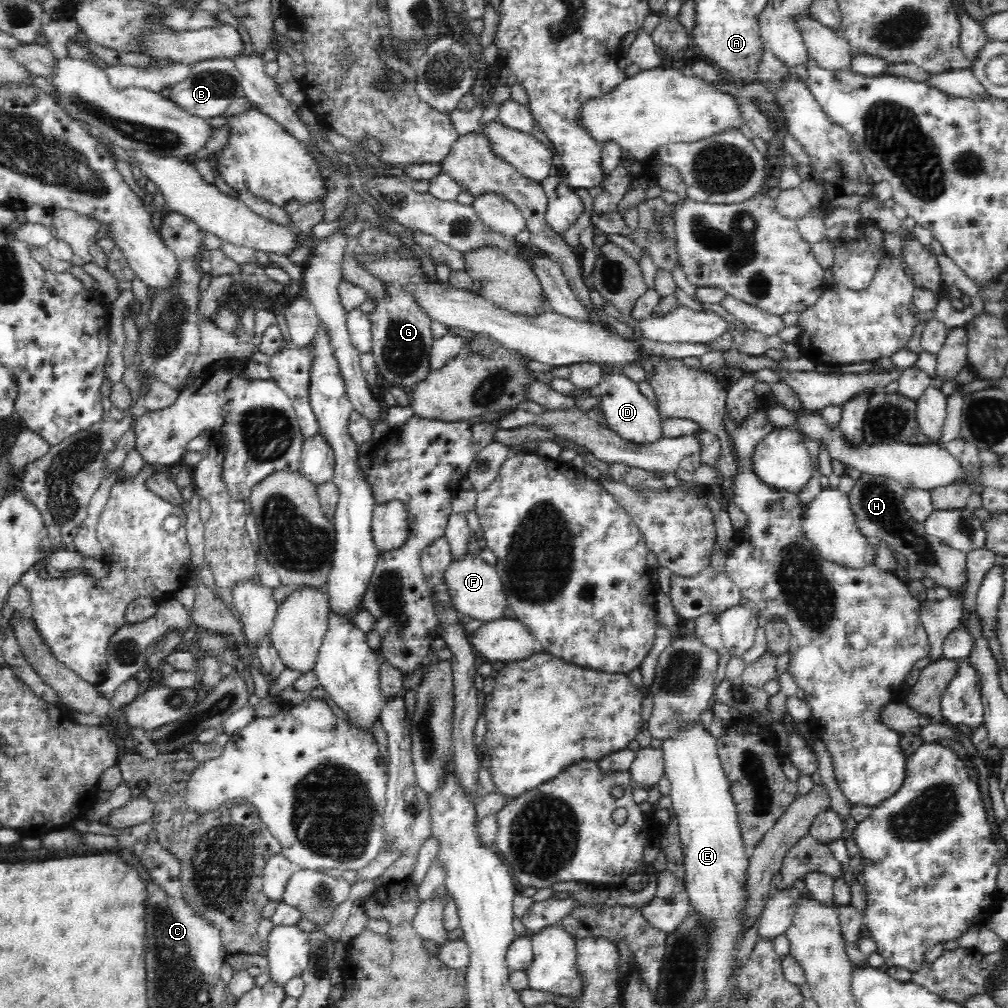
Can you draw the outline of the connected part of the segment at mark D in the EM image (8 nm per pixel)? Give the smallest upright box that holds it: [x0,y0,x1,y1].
[595,368,663,443]

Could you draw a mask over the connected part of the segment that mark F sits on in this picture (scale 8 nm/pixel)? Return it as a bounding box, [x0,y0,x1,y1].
[443,554,506,622]

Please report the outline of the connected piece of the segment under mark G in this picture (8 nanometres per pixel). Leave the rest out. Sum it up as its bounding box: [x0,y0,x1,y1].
[365,280,435,390]

